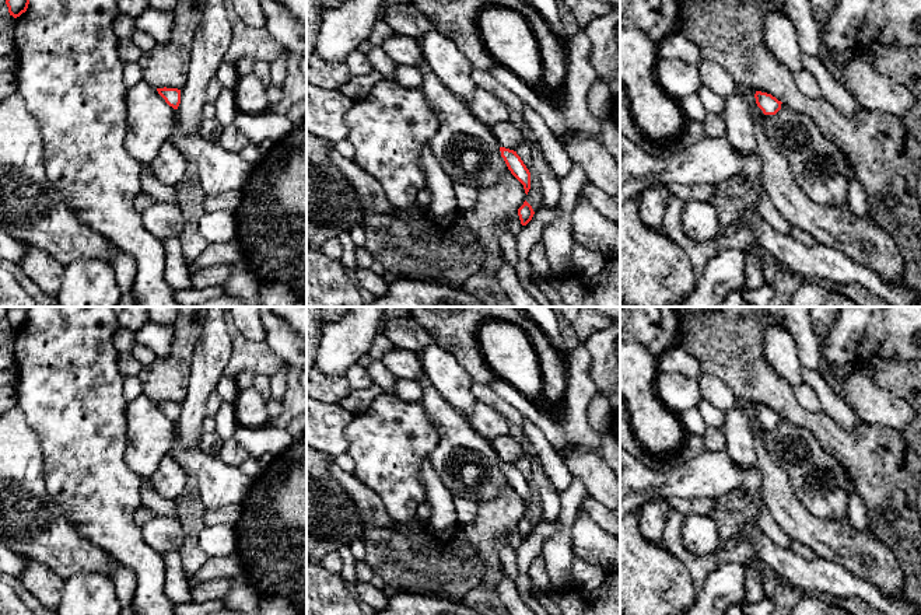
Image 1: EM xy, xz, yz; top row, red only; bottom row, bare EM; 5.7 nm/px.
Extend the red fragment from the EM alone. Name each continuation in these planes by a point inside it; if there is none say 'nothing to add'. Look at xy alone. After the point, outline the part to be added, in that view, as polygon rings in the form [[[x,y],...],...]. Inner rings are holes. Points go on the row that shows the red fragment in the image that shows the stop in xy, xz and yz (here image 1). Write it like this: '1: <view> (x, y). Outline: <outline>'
nothing to add

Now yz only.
nothing to add

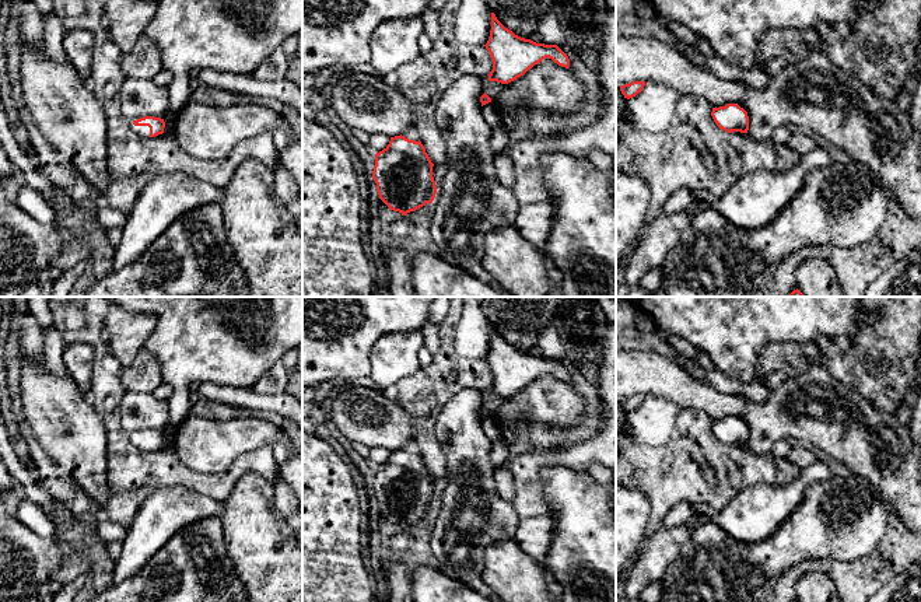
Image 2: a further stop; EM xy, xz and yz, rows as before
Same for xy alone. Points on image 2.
1: xy (140, 130). Outline: [[[139,118],[133,119],[129,122],[130,129],[141,137],[150,137],[150,127],[148,126],[134,126],[133,122],[137,120]]]

